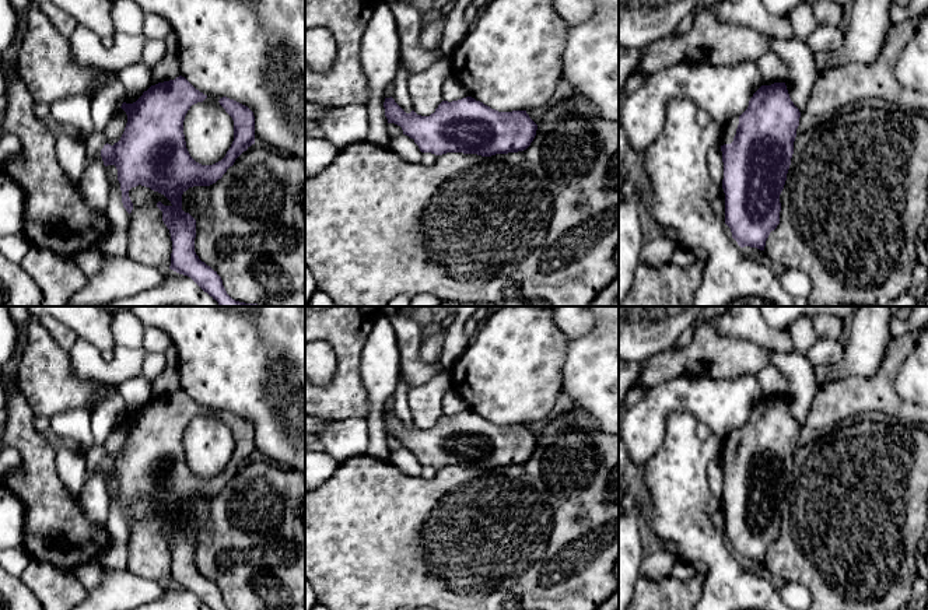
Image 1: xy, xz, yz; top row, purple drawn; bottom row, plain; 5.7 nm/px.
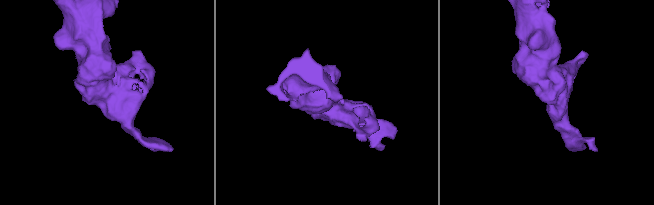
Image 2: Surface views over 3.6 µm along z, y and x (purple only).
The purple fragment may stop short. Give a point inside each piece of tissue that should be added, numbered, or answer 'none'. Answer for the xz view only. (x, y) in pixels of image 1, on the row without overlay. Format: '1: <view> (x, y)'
1: xz (452, 403)

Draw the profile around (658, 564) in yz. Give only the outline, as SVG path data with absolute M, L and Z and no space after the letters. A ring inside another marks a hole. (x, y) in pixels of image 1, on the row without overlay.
M658 543L656 548L644 557L641 576L647 579L662 579L670 574L673 564L679 560L677 553L670 546Z

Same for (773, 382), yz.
M767 365L757 374L764 399L785 396L788 381L775 367Z

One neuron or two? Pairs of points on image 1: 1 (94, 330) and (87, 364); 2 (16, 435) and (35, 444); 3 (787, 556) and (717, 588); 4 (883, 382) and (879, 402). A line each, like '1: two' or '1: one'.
1: two
2: one
3: two
4: one

